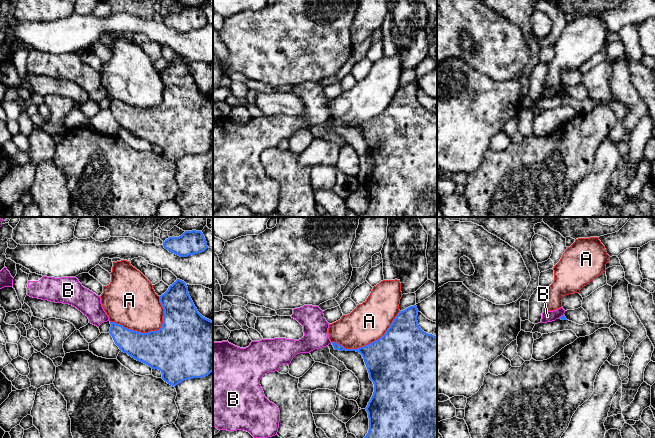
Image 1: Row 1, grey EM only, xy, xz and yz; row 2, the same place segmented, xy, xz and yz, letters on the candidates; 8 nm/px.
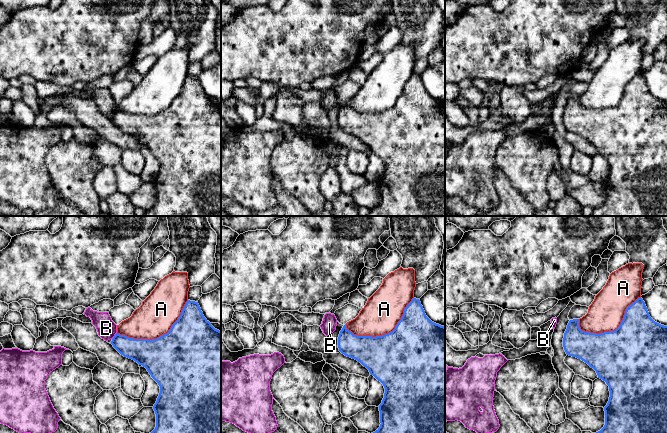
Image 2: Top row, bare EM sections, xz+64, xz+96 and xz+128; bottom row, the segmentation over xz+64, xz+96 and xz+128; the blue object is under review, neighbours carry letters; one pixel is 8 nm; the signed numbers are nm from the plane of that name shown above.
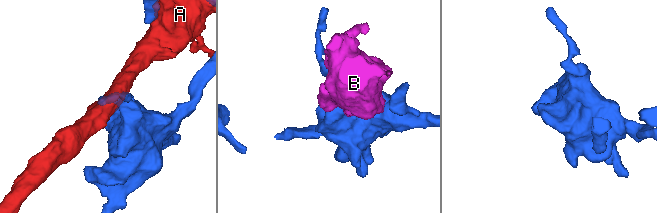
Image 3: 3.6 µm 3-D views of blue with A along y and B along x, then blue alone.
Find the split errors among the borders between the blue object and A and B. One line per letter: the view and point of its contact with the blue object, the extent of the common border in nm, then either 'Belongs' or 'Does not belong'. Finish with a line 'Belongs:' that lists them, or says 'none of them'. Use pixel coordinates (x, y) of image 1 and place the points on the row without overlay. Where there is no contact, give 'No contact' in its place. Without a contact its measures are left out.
A: Touches blue at xy (150, 107). Shared border 460 nm. Does not belong
B: Touches blue at yz (561, 92). Shared border 50 nm. Does not belong
Belongs: none of them

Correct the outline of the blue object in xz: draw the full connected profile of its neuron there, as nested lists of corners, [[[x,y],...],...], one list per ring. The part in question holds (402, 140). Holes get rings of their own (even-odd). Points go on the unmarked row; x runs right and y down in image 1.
[[[416,81],[400,87],[385,110],[366,122],[345,125],[331,118],[335,126],[359,128],[374,160],[373,171],[365,184],[369,206],[360,217],[437,217],[437,113],[419,103],[418,88]]]

